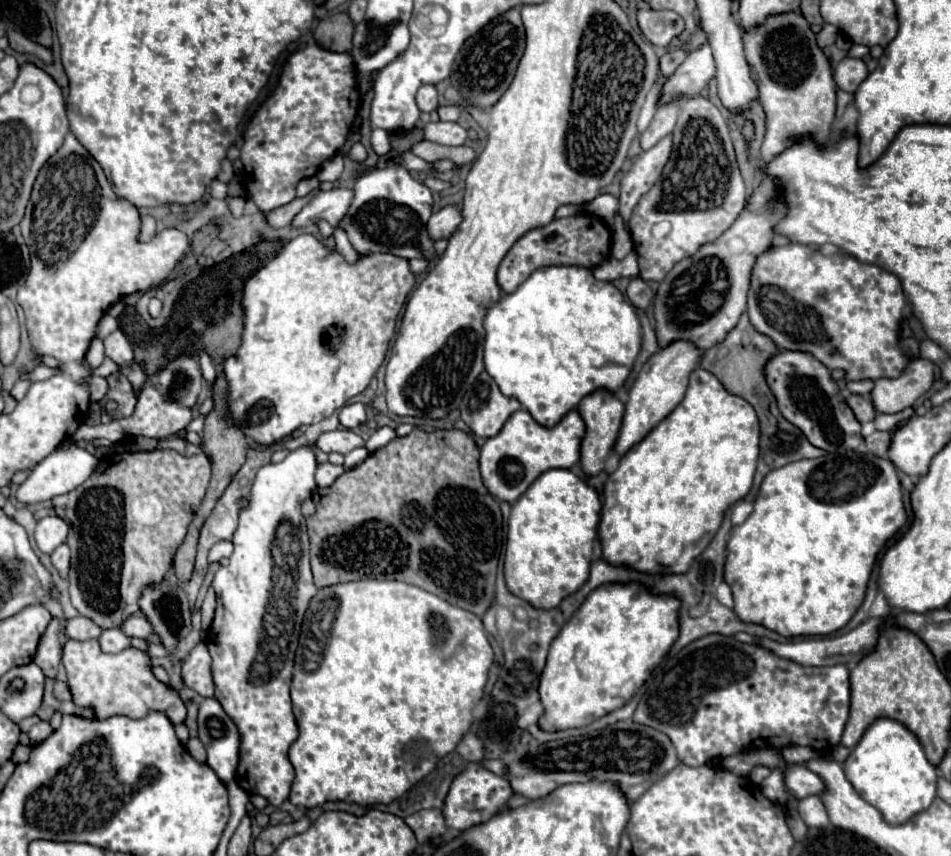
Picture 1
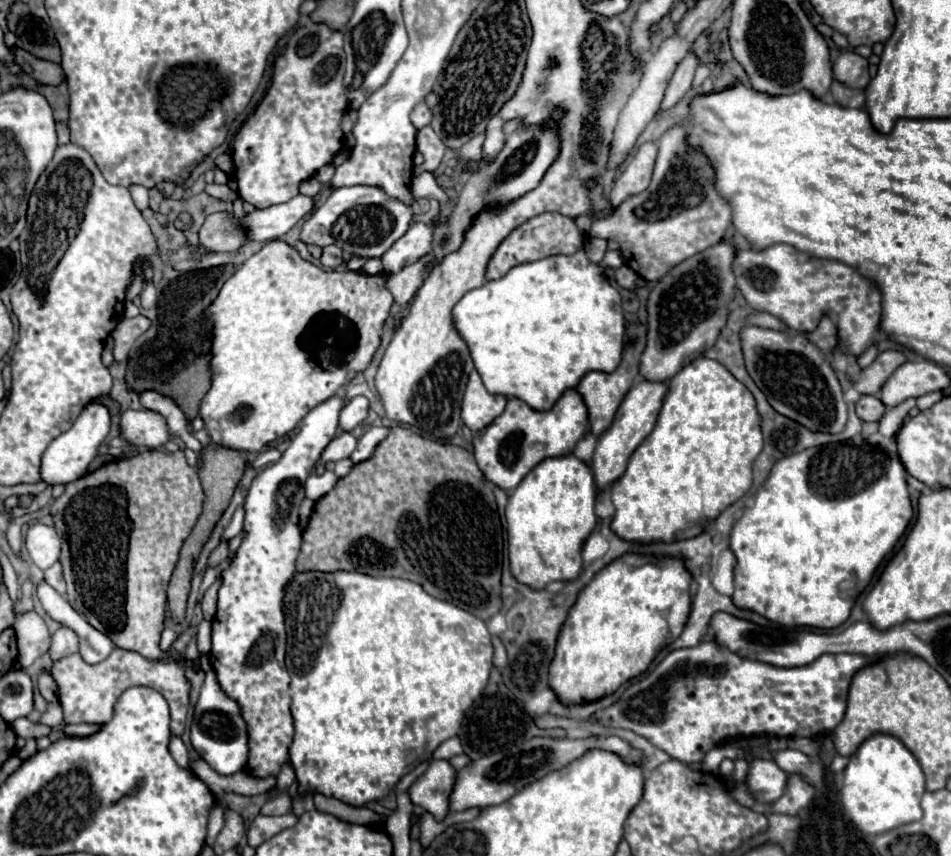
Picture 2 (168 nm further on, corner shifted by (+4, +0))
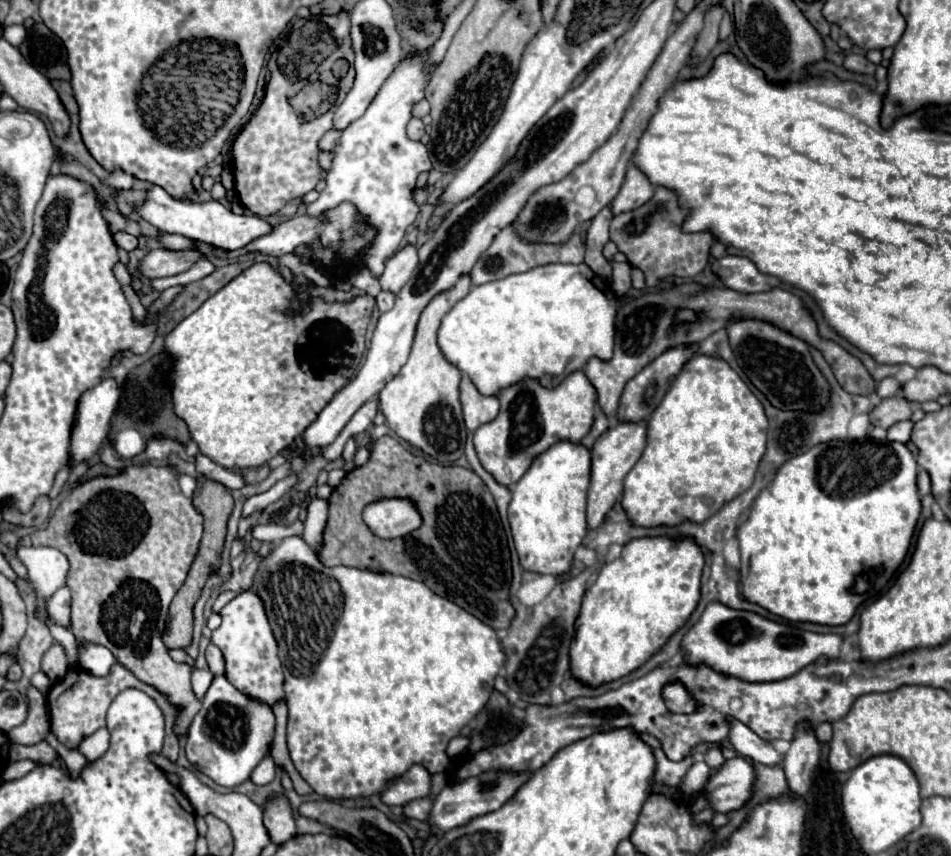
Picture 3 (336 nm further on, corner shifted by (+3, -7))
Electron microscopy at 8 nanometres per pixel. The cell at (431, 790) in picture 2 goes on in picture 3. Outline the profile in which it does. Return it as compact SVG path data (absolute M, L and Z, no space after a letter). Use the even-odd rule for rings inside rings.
M415 764L403 776L393 780L379 796L385 804L405 806L411 800L427 796L427 790L429 790L429 784L431 784L429 778L431 778L429 772L423 766Z

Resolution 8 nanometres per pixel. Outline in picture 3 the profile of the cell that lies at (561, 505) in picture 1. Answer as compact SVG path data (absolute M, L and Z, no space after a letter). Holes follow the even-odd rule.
M561 440L543 454L539 454L533 460L531 468L523 474L523 478L511 486L513 498L509 502L509 524L521 566L525 570L533 570L539 574L553 574L553 576L561 576L563 572L569 570L573 562L573 554L587 534L585 502L587 502L589 474L591 474L591 450L585 448L581 442Z

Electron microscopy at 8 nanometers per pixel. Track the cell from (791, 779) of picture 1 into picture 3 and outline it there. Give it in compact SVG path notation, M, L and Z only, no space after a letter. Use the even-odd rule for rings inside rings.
M735 756L731 760L725 760L719 770L711 772L703 792L715 812L727 814L747 802L753 780L753 764L741 756Z

